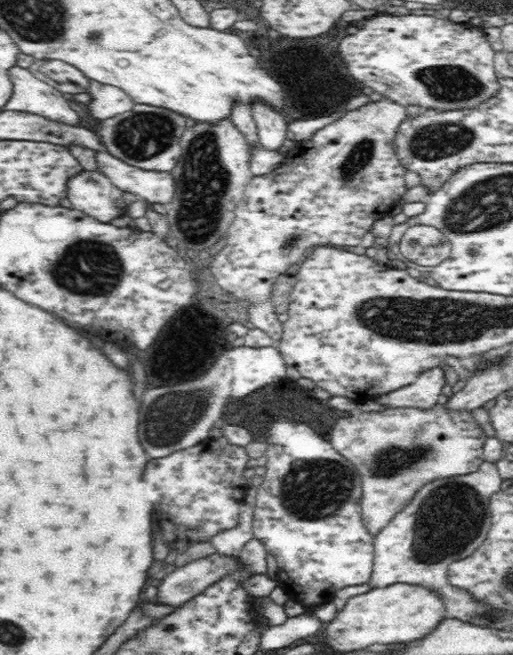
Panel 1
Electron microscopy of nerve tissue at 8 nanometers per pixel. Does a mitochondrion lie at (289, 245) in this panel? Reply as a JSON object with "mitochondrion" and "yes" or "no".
{"mitochondrion":"yes"}

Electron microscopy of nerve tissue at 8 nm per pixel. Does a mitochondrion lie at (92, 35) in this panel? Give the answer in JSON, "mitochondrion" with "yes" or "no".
{"mitochondrion":"yes"}

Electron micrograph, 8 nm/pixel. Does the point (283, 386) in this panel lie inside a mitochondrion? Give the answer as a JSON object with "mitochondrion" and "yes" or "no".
{"mitochondrion":"no"}

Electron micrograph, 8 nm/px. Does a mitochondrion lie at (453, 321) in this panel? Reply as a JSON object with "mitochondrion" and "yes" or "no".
{"mitochondrion":"yes"}

